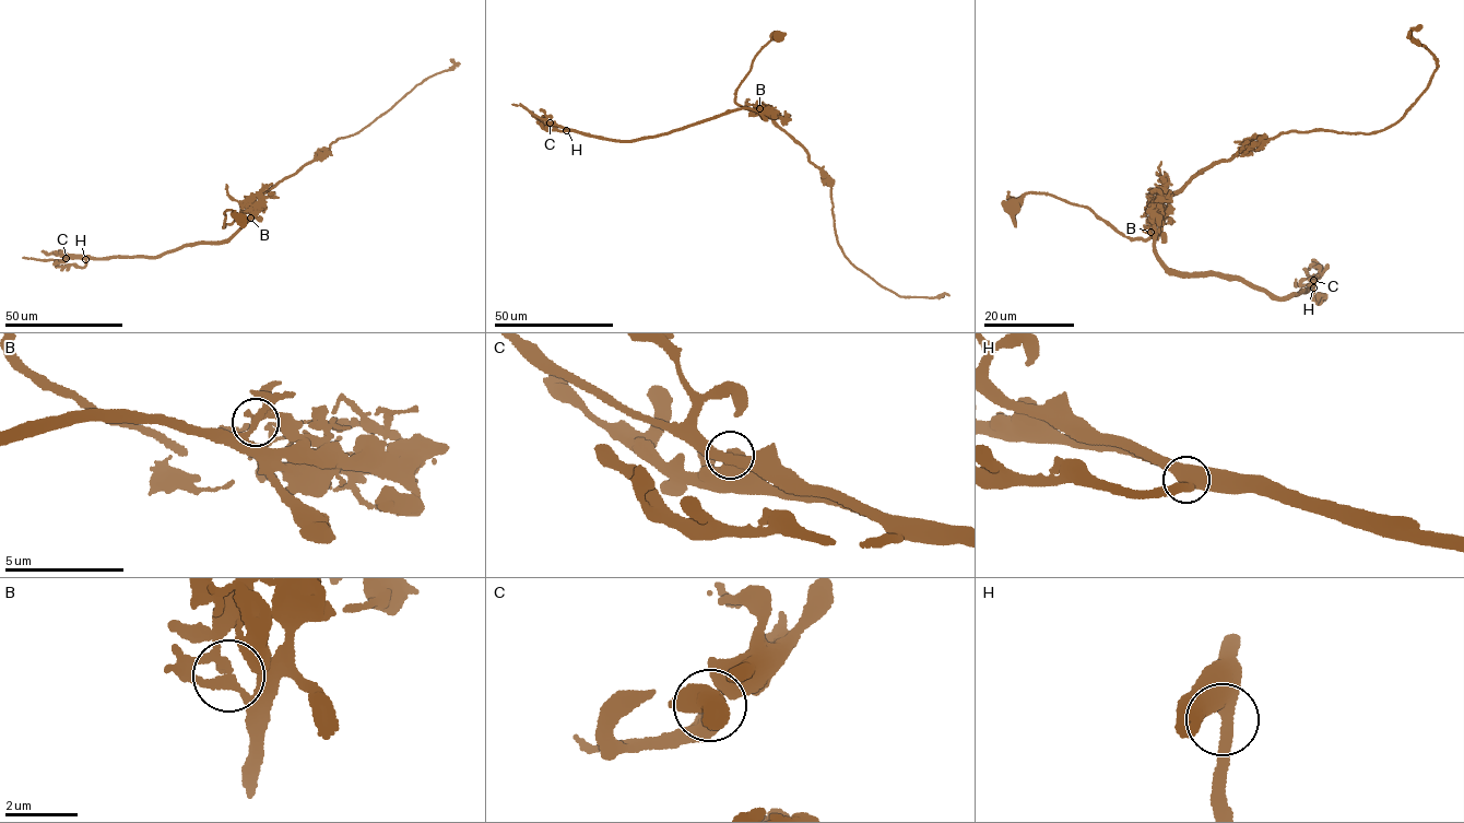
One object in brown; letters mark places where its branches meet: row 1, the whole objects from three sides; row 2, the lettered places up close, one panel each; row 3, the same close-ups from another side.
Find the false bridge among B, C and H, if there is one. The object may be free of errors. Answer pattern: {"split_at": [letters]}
{"split_at": ["B"]}

